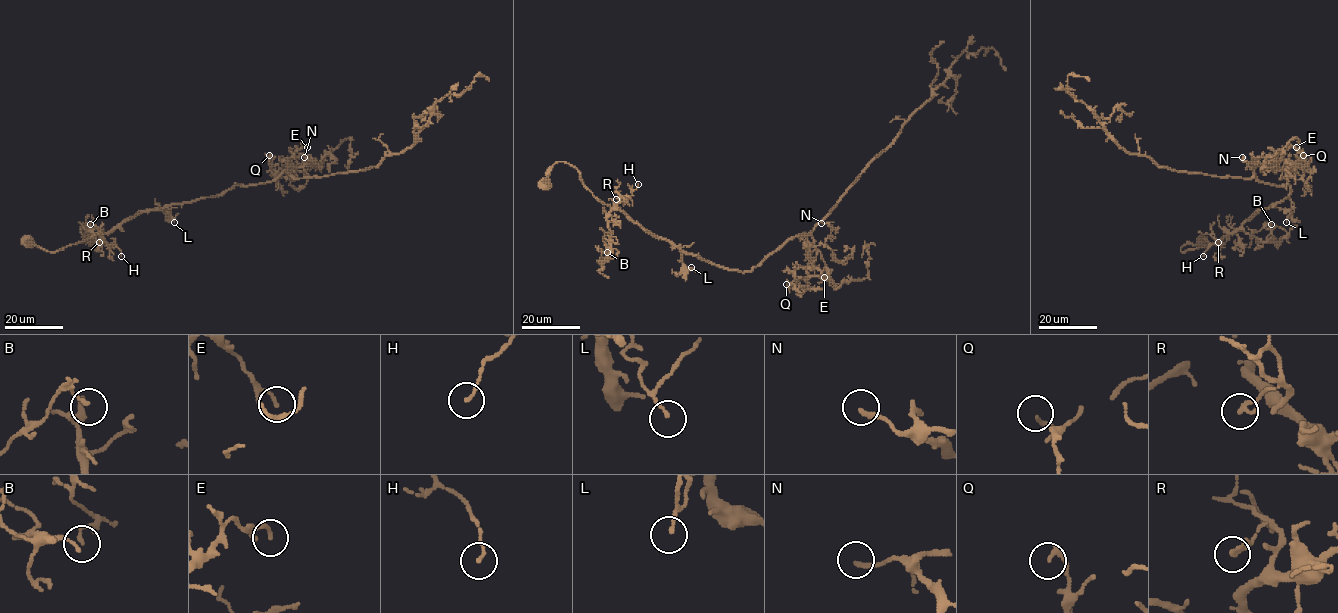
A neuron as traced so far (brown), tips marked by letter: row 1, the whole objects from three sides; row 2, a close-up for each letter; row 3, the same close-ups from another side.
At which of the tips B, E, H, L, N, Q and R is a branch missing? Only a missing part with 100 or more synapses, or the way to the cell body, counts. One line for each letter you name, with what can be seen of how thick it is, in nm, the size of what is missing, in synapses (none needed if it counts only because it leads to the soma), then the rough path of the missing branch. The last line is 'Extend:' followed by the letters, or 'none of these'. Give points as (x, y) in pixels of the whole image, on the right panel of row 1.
Extend: none of these

